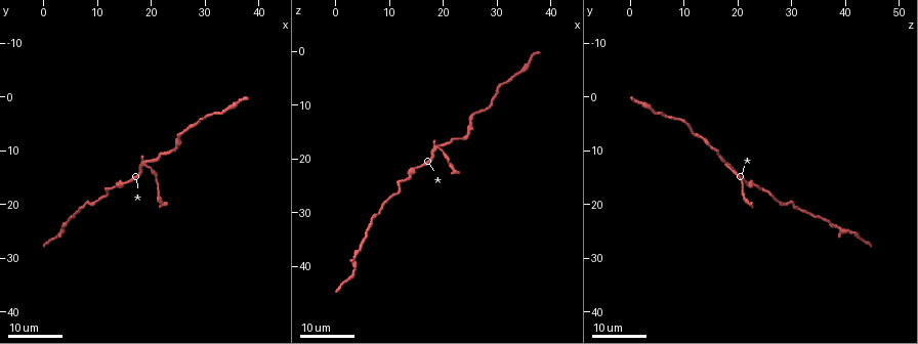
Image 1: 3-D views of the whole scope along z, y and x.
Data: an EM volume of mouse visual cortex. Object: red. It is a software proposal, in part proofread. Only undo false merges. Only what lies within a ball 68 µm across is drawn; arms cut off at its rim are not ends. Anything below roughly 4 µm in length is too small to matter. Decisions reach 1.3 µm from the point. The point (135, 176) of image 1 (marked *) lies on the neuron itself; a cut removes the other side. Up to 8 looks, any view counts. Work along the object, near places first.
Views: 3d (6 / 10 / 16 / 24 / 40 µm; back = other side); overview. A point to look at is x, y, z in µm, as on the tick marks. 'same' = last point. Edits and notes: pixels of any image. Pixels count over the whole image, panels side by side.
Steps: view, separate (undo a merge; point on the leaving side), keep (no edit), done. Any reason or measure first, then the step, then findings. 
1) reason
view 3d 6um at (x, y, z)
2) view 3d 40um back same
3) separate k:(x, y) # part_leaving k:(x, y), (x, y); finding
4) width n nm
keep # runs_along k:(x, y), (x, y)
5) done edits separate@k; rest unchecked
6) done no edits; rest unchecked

thin arm on a thick one
view 3d 16um at (19.0, 12.5, 17.5)

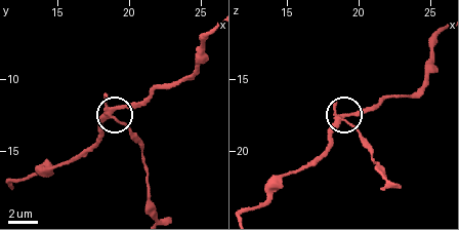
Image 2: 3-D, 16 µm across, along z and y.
view 3d 6um at (18.8, 12.4, 17.8)

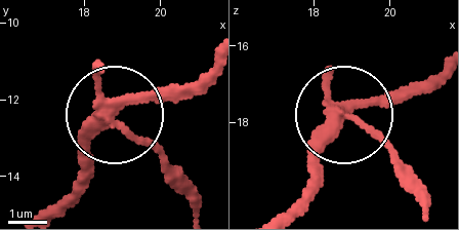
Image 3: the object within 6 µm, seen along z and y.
width 280 nm
separate 3:(97, 69) # two neurons meet here

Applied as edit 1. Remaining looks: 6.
sudden change in width
view 3d 16um at (25.0, 9.5, 15.0)

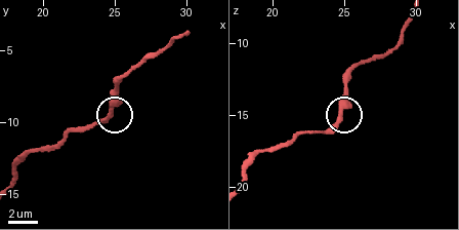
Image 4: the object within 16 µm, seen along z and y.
zoom in
view 3d 6um at (24.6, 9.6, 15.4)

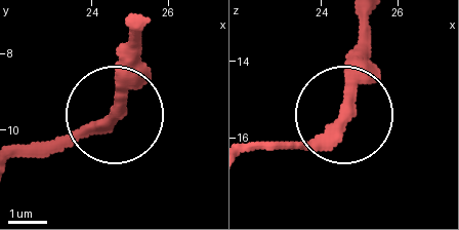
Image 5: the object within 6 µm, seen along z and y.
keep # runs_along 5:(26, 152), (74, 146), (103, 119), (120, 44); continuous, no second neuron

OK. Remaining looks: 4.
sudden change in width
view 3d 16um at (25.5, 6.5, 12.5)

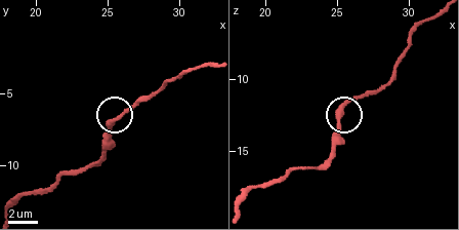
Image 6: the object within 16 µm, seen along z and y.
view 3d 6um at (25.6, 6.8, 12.0)

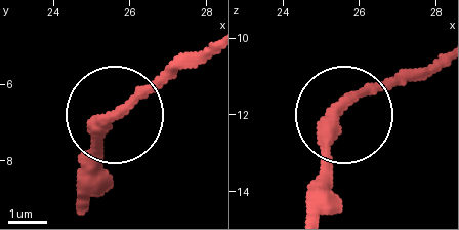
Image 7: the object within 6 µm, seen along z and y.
keep # all the same neuron

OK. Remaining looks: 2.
calibre changes
view 3d 24um at (13.5, 16.5, 23.5)

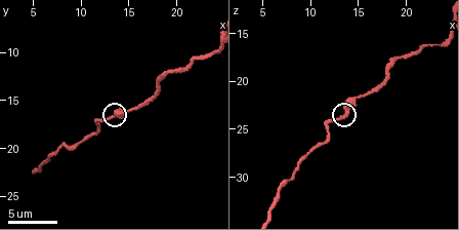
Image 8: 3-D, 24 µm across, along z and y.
view 3d 10um same

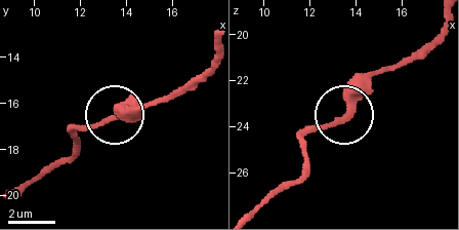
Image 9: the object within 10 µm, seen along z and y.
keep # runs_along 9:(196, 76), (163, 99), (71, 133); continuous, no second neuron

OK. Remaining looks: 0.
done edits separate@3; rest unchecked

